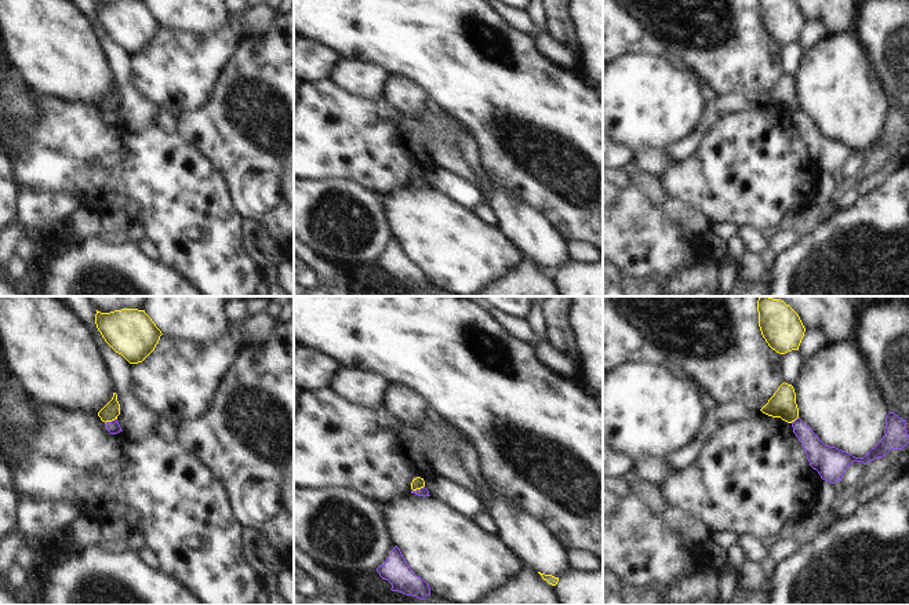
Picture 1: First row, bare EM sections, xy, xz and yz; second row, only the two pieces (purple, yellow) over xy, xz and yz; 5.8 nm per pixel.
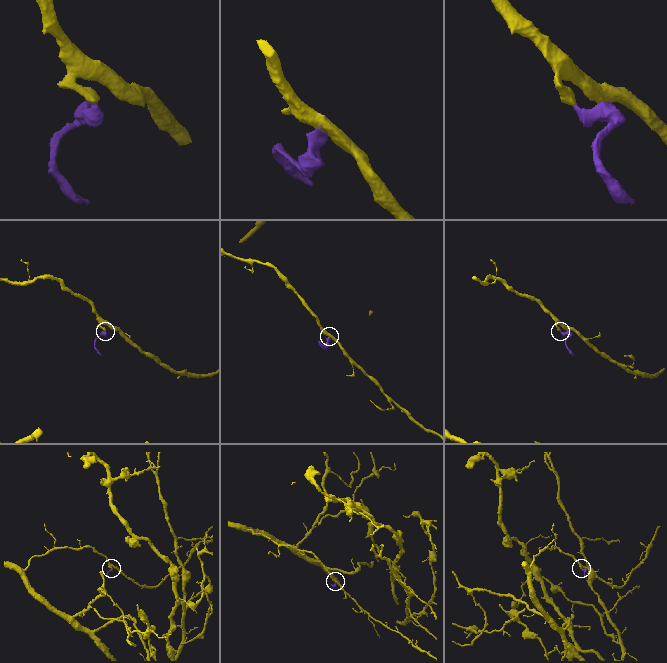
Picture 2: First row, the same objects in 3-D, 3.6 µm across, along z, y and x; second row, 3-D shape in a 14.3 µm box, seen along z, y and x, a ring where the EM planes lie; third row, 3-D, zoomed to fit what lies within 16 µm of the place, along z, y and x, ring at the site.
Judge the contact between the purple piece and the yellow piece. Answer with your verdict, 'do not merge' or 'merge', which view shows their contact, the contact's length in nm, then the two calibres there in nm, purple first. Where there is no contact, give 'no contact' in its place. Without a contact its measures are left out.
do not merge; contact in xy; length 80 nm; calibres 80 and 100 nm

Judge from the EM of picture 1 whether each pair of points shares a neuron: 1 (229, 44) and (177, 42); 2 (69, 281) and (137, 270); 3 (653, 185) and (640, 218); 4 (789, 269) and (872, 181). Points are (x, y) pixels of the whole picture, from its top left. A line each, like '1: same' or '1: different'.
1: same
2: same
3: different
4: different

